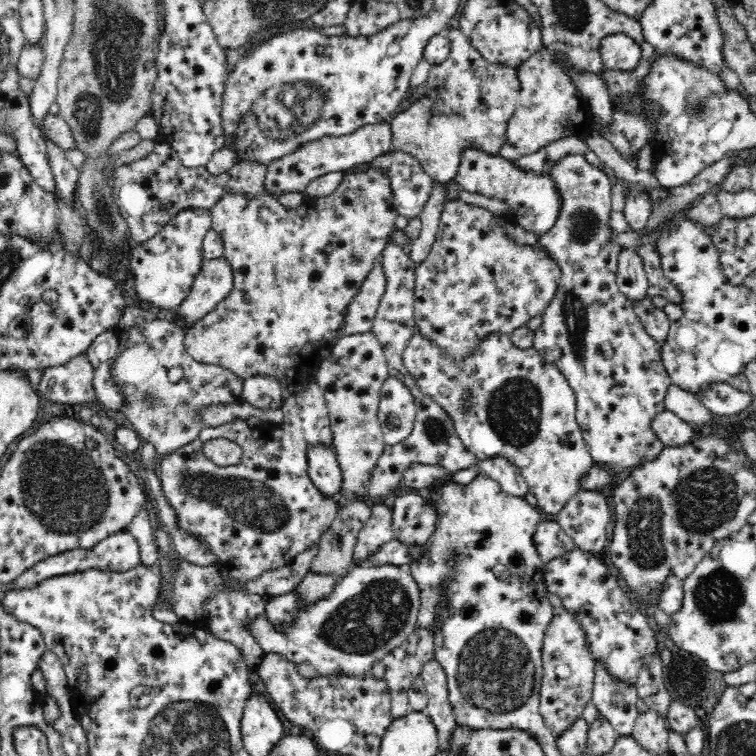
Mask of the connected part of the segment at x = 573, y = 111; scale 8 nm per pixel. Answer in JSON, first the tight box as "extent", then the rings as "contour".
{"extent":[500,48,596,161],"contour":[[[542,48],[516,68],[519,80],[517,107],[506,128],[506,144],[500,156],[512,161],[535,153],[557,140],[586,138],[596,129],[587,101],[571,83],[563,68],[552,60],[552,52]]]}

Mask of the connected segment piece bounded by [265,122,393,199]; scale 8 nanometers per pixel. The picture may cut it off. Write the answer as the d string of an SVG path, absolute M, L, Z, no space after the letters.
M388 122L366 125L344 136L328 136L314 140L303 144L296 152L274 160L267 166L265 190L276 199L285 194L296 194L296 192L303 194L308 184L318 176L329 172L345 172L356 165L374 162L381 155L391 151L393 148Z

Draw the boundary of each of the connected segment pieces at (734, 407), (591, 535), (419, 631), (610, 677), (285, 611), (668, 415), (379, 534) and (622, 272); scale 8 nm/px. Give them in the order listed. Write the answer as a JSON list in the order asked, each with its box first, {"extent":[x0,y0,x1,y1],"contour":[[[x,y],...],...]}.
[{"extent":[696,383,752,416],"contour":[[[716,383],[711,390],[706,390],[696,397],[714,414],[732,416],[744,412],[752,404],[752,395],[749,392],[740,392],[727,383]]]},{"extent":[553,491,612,555],"contour":[[[598,491],[576,492],[553,520],[574,539],[576,548],[595,555],[602,555],[606,546],[606,526],[612,518],[608,500]]]},{"extent":[382,626,433,719],"contour":[[[420,626],[400,646],[382,658],[382,664],[386,666],[383,679],[391,694],[391,716],[394,719],[413,711],[406,691],[421,674],[423,666],[432,659],[433,637]]]},{"extent":[591,657,639,736],"contour":[[[604,657],[595,660],[595,677],[591,699],[598,707],[600,716],[604,716],[620,736],[633,734],[634,724],[639,713],[636,709],[637,686],[614,676],[608,669]]]},{"extent":[265,569,342,632],"contour":[[[310,569],[291,591],[266,597],[265,618],[278,632],[286,632],[306,606],[314,606],[316,602],[328,598],[342,578],[338,573]]]},{"extent":[649,409,701,447],"contour":[[[668,409],[656,413],[652,417],[649,428],[666,447],[689,443],[701,433]]]},{"extent":[352,503,395,565],"contour":[[[378,503],[371,508],[371,516],[364,524],[364,527],[360,529],[357,542],[354,548],[354,555],[352,565],[362,564],[366,562],[367,556],[371,555],[381,544],[388,542],[395,538],[393,526],[393,512],[389,503]]]},{"extent":[616,248,649,304],"contour":[[[624,248],[619,257],[616,283],[618,291],[633,304],[647,298],[649,281],[638,251]]]}]

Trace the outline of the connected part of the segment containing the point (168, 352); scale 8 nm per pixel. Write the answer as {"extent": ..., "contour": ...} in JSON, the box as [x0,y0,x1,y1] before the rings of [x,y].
{"extent":[109,304,244,453],"contour":[[[124,304],[118,322],[112,325],[119,351],[112,359],[109,374],[123,396],[122,414],[132,424],[138,436],[155,446],[158,453],[169,453],[181,446],[191,443],[206,429],[206,421],[202,421],[202,412],[210,406],[228,406],[228,404],[244,403],[244,380],[224,365],[206,364],[196,361],[186,352],[185,331],[174,321],[162,320],[156,311],[136,308],[136,304]]]}

